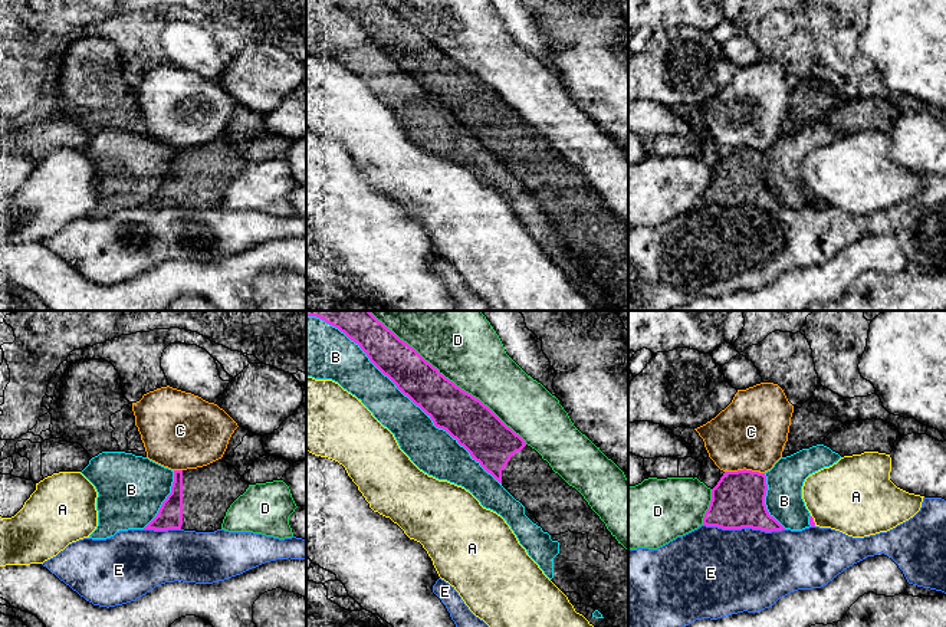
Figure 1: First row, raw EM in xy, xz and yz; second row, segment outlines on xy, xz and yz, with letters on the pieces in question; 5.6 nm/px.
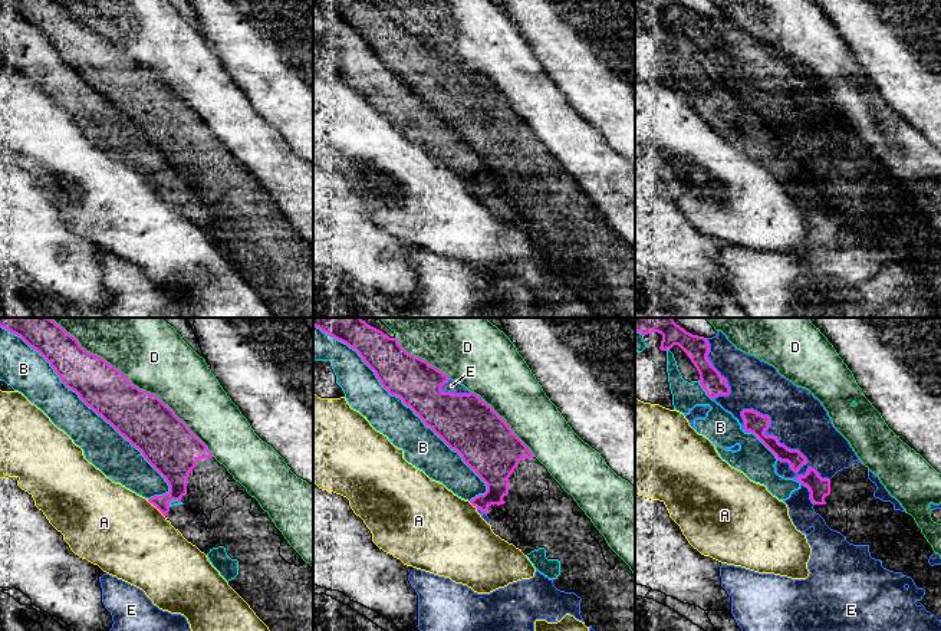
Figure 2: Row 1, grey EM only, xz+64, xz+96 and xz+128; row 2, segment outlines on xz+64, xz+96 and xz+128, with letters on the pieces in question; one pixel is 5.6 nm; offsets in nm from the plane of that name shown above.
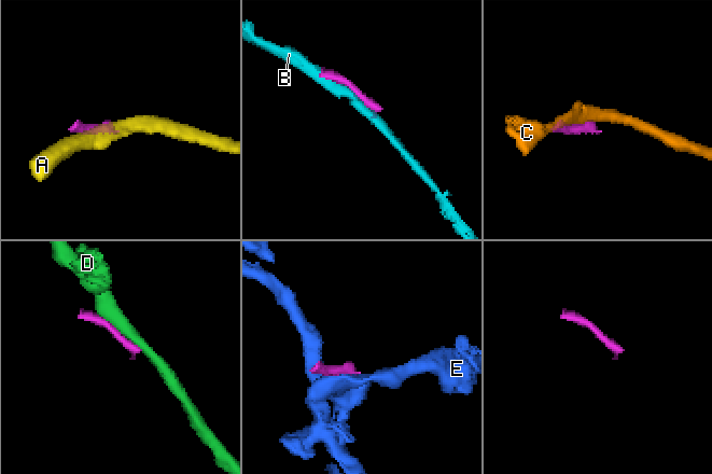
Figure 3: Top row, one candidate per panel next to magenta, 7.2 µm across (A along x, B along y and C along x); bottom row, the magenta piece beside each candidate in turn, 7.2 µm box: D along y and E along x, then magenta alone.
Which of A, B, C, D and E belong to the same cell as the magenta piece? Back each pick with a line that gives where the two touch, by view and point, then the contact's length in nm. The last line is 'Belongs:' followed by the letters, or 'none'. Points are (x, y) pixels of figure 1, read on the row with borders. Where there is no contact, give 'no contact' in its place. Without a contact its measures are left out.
Belongs: none

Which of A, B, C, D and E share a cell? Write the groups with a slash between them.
A / B / C / D / E

